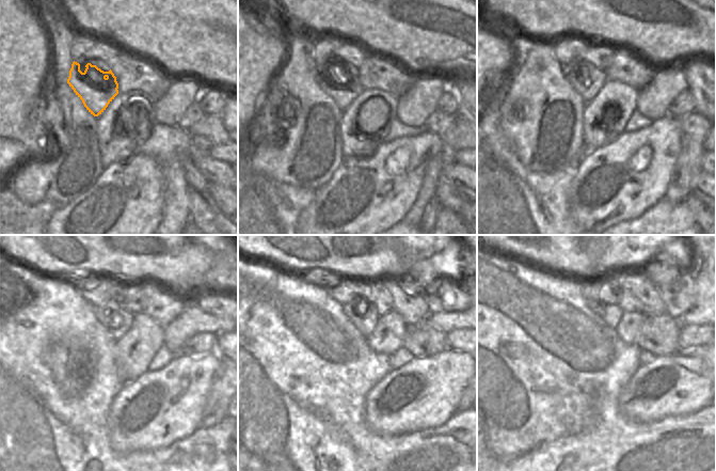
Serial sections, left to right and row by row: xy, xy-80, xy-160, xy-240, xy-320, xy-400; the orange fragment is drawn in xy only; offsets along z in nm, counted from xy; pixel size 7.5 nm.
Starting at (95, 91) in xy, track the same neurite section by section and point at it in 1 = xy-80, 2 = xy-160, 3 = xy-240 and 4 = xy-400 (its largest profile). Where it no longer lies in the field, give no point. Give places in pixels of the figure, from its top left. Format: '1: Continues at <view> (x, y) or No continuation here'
1: Continues at xy-80 (340, 80)
2: Continues at xy-160 (586, 79)
3: Continues at xy-240 (116, 320)
4: Continues at xy-400 (611, 314).

